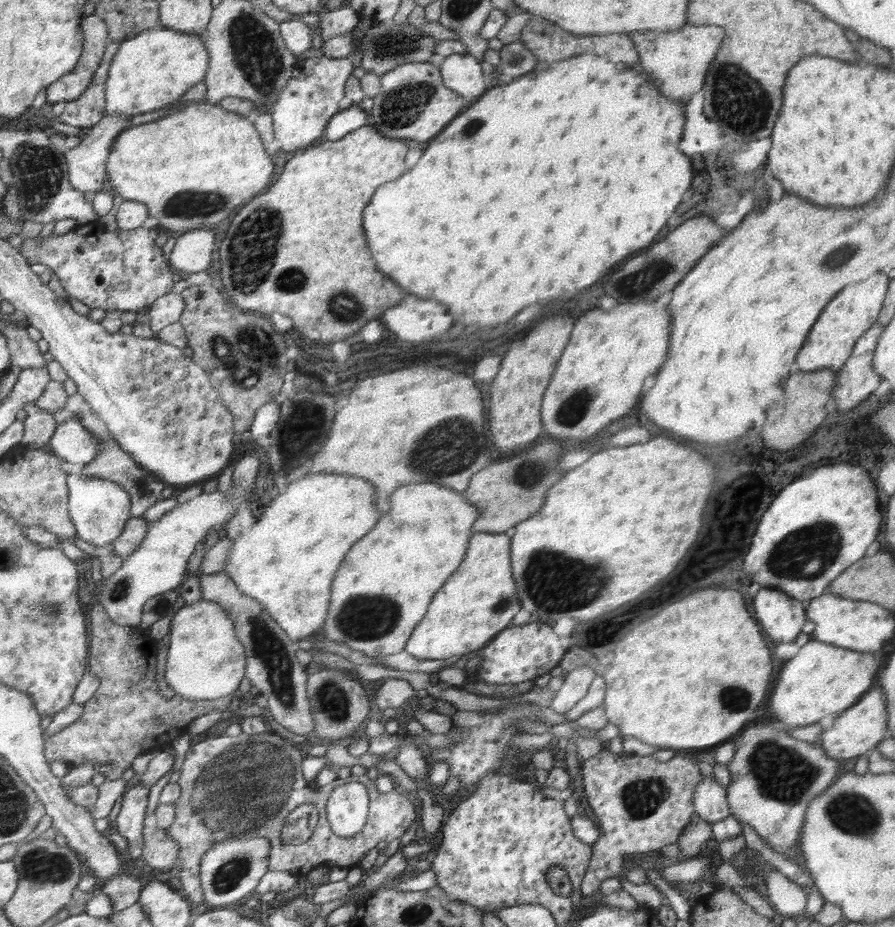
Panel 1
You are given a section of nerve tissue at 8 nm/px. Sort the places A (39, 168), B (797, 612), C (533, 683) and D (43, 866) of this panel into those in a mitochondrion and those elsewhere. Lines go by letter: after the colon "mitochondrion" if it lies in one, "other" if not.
A: mitochondrion
B: other
C: other
D: mitochondrion

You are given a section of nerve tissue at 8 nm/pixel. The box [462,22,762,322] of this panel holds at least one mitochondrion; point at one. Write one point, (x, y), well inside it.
(641, 281)

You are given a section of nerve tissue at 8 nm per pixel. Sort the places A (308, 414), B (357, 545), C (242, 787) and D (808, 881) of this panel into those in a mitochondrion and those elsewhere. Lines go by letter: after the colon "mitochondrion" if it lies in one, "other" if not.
A: mitochondrion
B: other
C: mitochondrion
D: other

